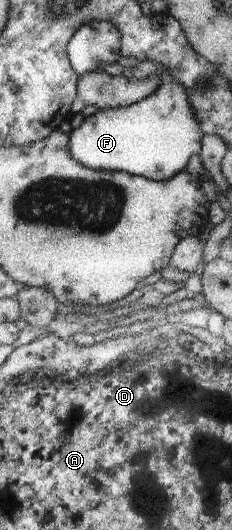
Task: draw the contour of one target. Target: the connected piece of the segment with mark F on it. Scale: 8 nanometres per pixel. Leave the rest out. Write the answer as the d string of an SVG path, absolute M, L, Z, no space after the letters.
M144 60L138 61L132 70L138 80L160 76L160 88L130 107L98 110L84 118L84 122L70 134L70 154L80 164L94 170L124 171L166 182L185 170L190 156L199 154L203 132L190 112L184 88L172 80L164 66Z

